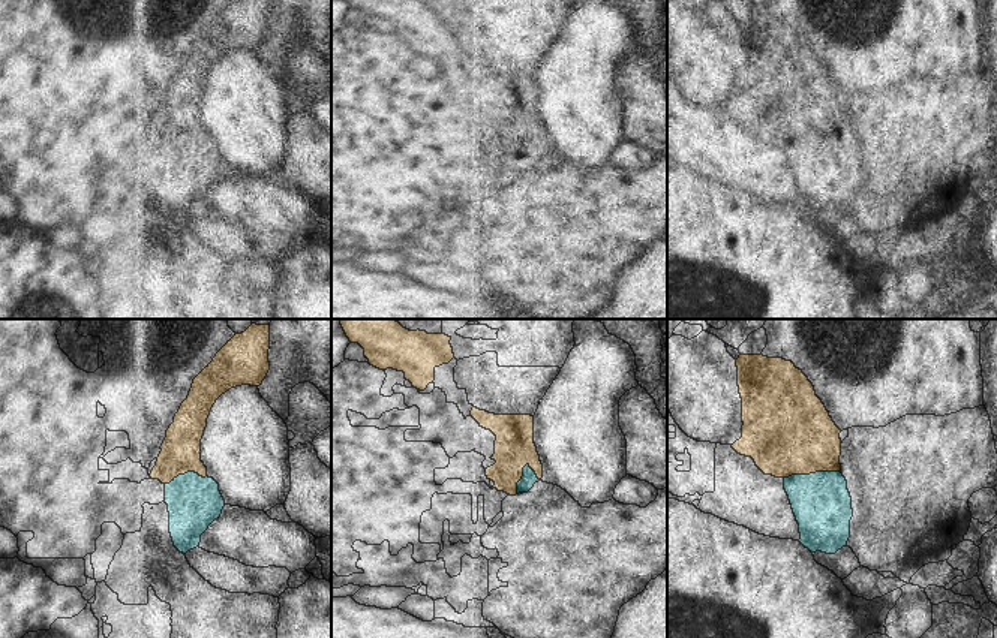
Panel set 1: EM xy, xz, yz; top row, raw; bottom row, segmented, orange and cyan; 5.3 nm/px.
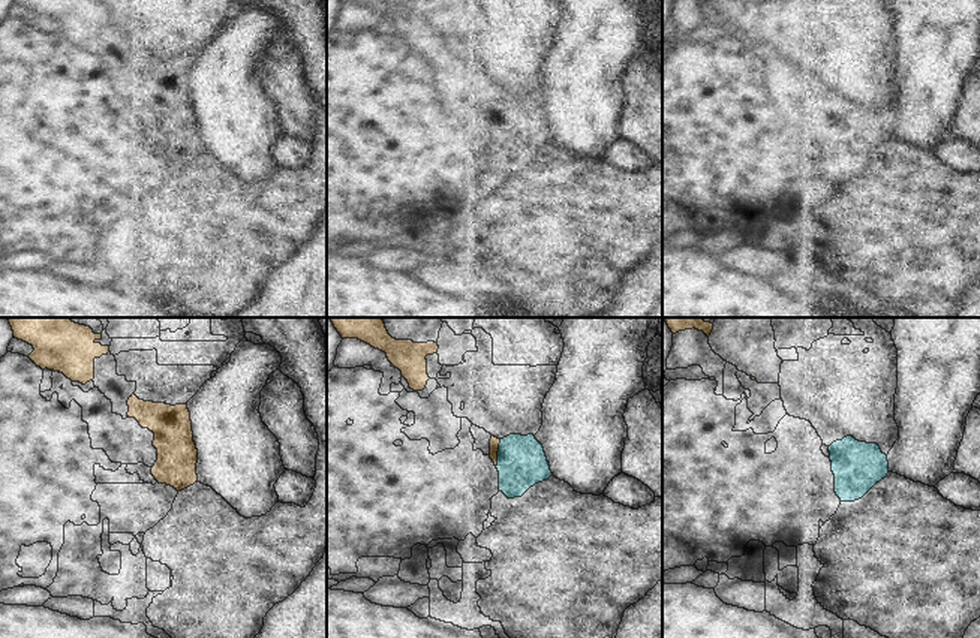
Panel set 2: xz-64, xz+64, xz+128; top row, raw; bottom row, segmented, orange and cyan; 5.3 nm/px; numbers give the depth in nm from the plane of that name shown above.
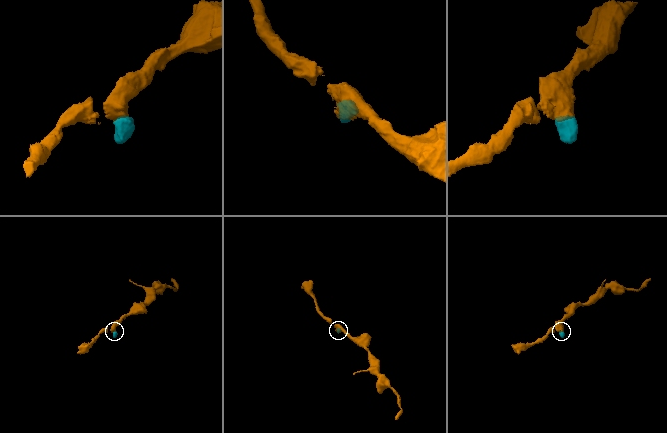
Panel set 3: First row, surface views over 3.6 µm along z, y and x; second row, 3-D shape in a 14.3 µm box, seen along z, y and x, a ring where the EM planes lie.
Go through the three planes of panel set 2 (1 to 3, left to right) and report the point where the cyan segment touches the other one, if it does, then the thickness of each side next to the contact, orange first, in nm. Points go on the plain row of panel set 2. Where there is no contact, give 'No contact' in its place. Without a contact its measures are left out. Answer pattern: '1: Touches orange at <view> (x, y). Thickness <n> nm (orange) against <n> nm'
1: No contact
2: Touches orange at xz+64 (496, 117). Thickness 50 nm (orange) against 260 nm
3: No contact.

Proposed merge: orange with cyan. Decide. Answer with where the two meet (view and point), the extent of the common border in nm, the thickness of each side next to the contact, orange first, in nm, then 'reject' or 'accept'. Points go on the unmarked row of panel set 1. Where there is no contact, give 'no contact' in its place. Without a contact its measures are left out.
contact yz (811, 137); length 300 nm; calibres 460 and 320 nm; accept

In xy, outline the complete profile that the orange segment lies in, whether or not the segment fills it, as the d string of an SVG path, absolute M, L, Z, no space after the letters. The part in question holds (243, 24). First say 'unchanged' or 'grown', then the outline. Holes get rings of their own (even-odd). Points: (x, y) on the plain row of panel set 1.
grown | M234 0L193 43L187 63L166 94L150 142L165 150L169 198L174 211L186 219L225 171L219 148L207 141L201 126L201 103L216 64L231 52L259 51L265 43L270 0Z

